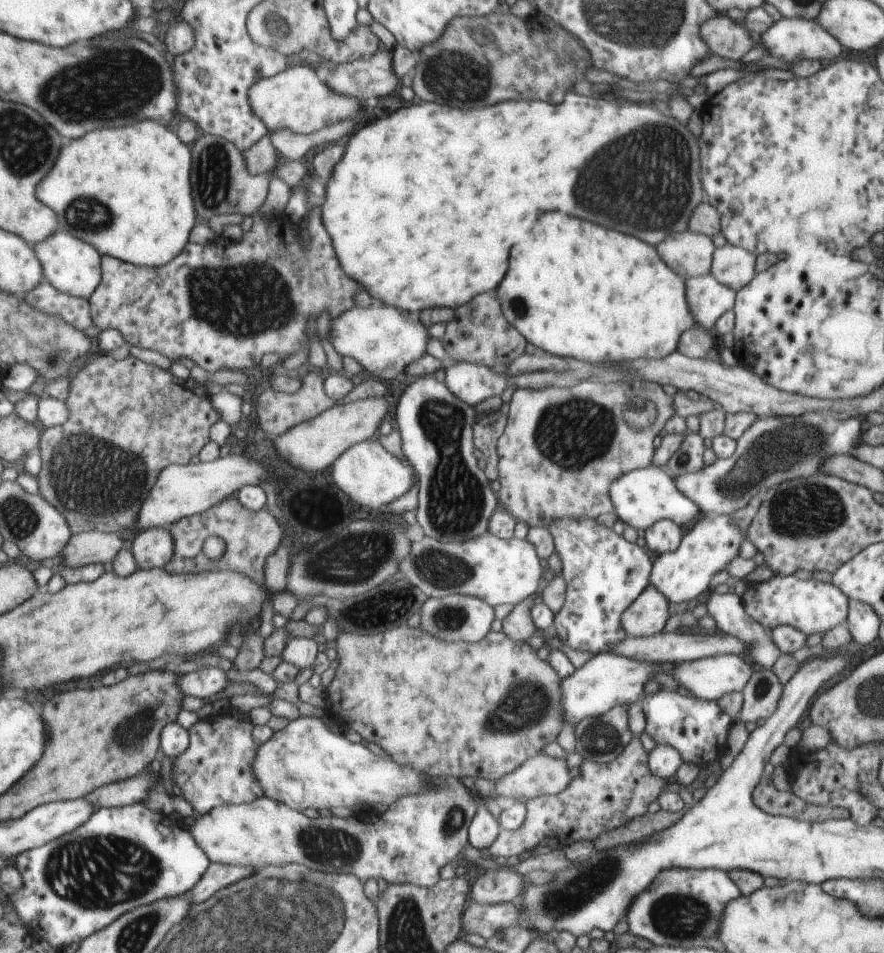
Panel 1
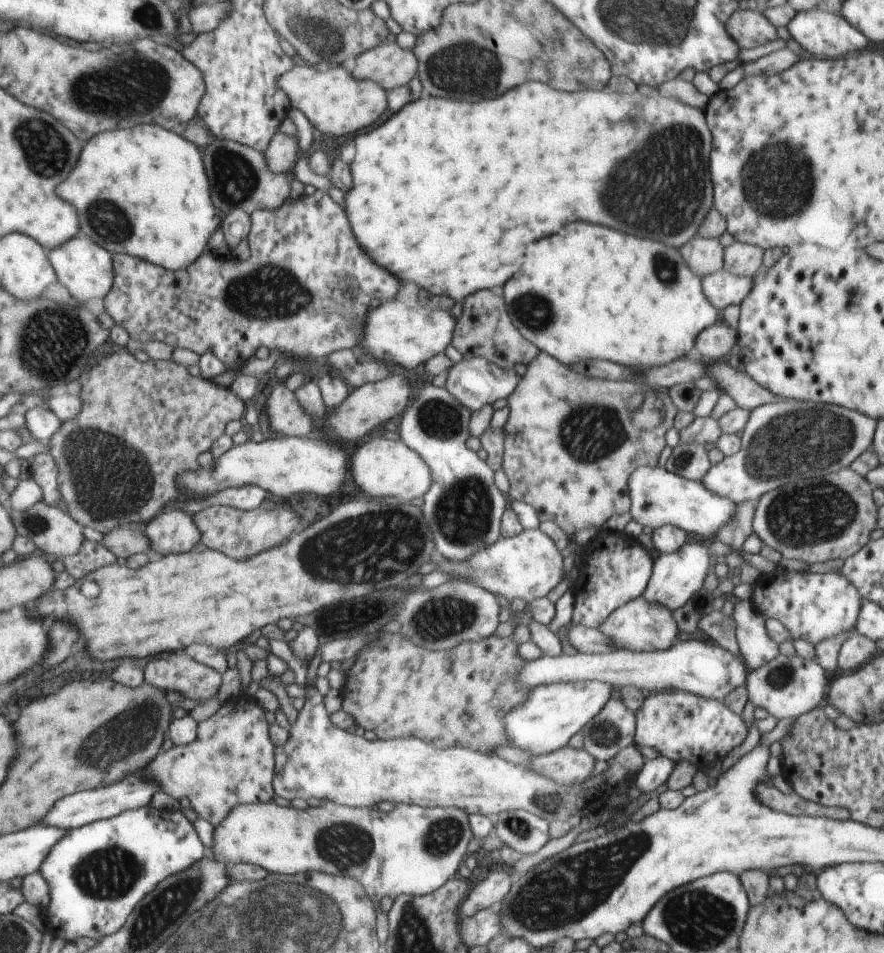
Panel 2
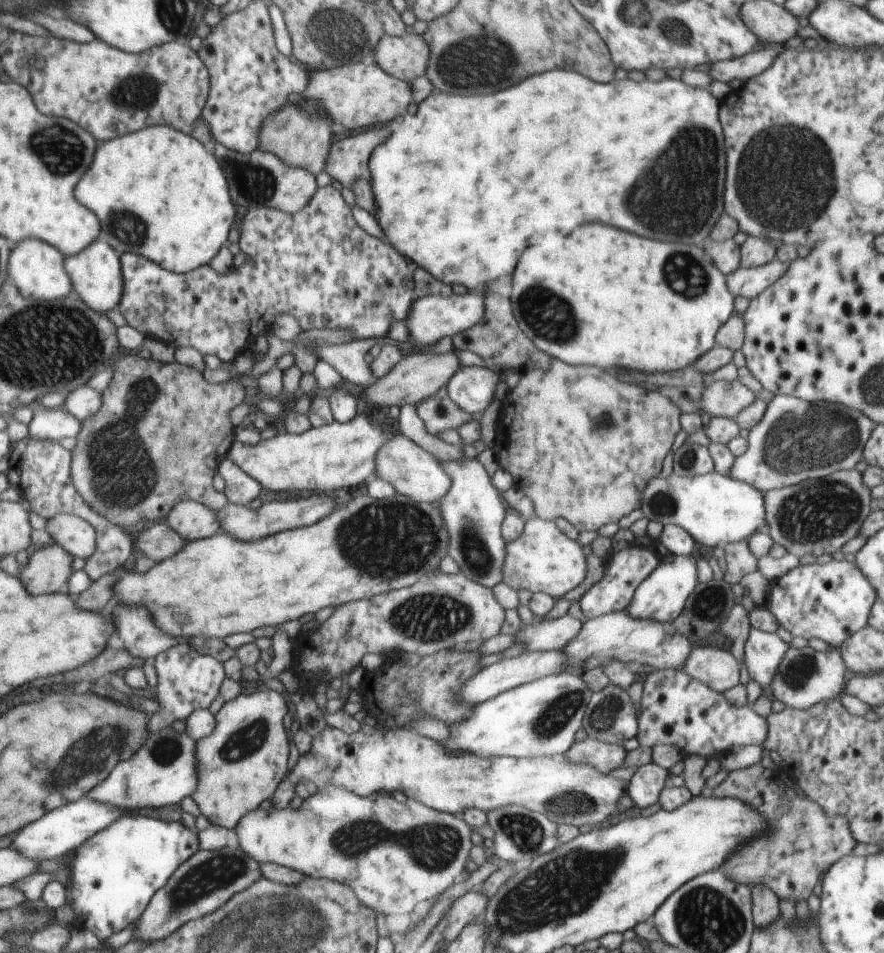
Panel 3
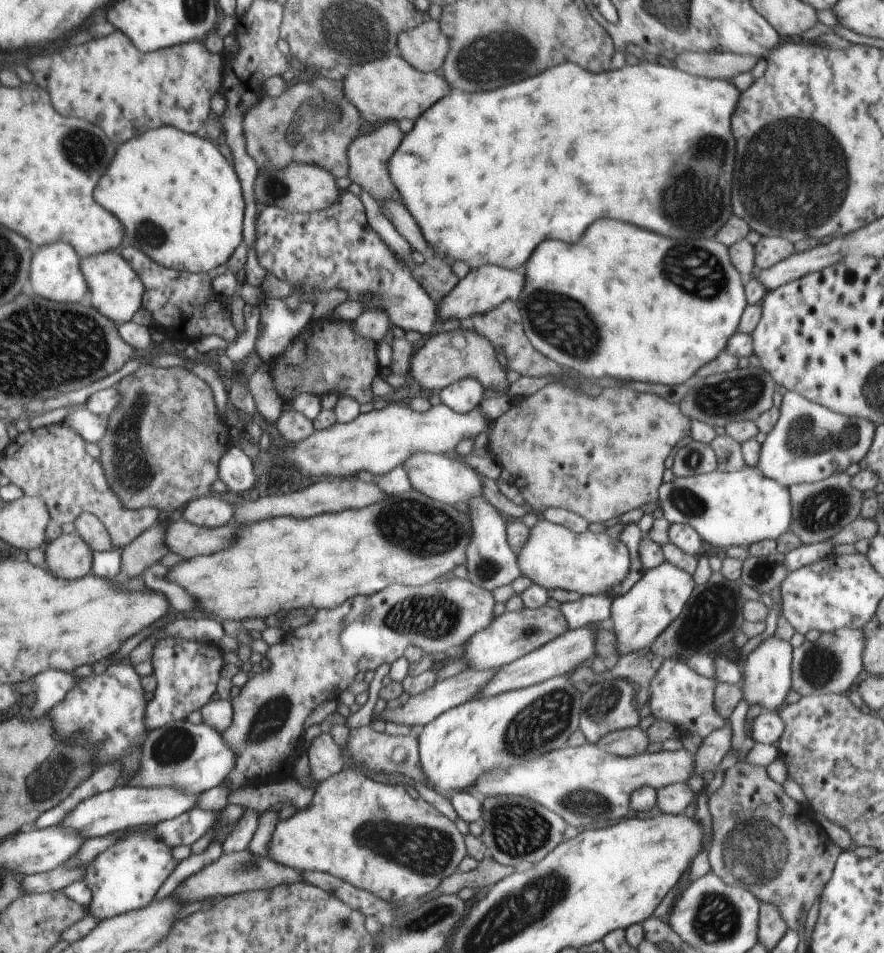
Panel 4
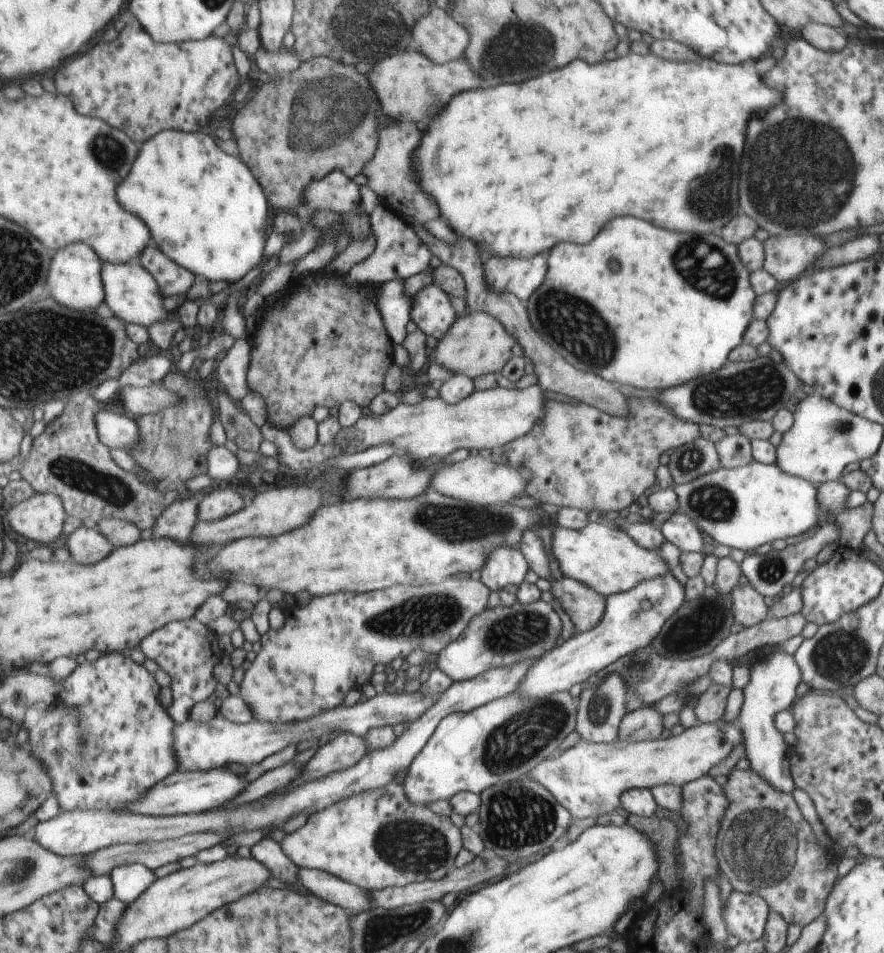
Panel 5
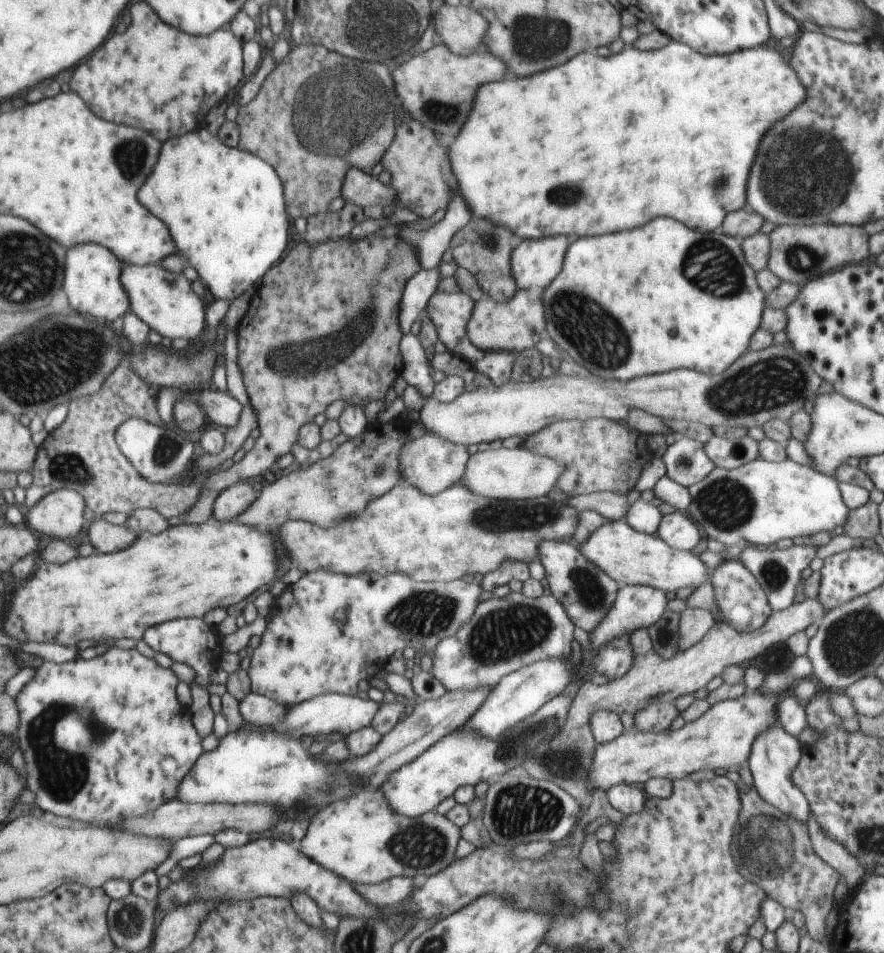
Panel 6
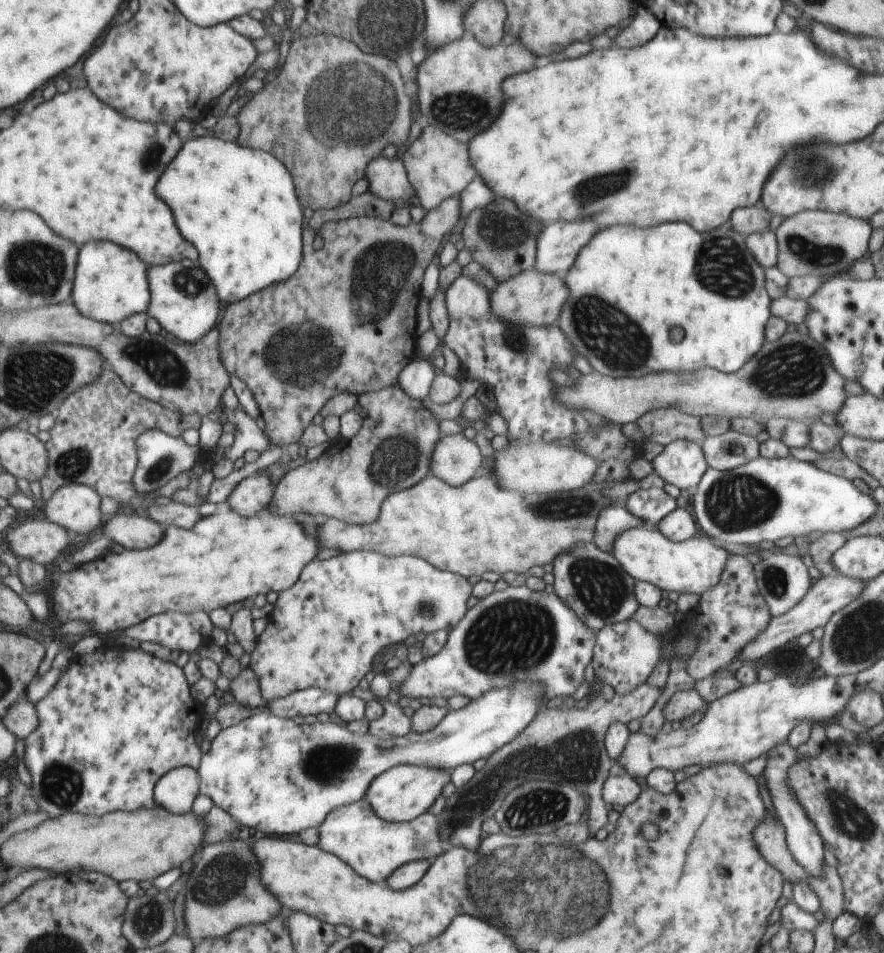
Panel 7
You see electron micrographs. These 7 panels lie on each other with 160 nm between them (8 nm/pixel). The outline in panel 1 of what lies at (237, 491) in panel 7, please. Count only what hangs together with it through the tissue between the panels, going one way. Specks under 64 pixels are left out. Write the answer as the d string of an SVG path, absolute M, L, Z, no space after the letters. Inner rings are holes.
M166 527L143 530L134 538L131 553L137 570L162 569L172 558L172 535Z

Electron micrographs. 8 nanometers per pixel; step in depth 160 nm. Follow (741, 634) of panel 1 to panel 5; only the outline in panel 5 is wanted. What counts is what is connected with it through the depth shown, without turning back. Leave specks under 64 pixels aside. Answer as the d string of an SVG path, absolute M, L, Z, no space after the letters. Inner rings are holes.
M786 651L774 652L755 662L749 668L748 684L743 688L743 705L739 714L739 725L745 737L746 756L757 775L766 779L773 789L793 794L795 783L790 775L789 763L782 733L776 728L774 715L790 709L796 698L796 687L802 673L797 662Z

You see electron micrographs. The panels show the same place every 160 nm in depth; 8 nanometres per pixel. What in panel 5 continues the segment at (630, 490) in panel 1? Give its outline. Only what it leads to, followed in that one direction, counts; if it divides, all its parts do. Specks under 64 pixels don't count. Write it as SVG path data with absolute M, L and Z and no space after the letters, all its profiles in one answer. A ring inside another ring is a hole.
M752 460L748 466L735 469L720 467L717 471L699 476L686 484L673 485L677 494L677 510L691 518L708 538L709 544L724 544L739 548L747 554L758 546L774 540L798 536L816 526L822 518L817 504L817 486L800 477L782 472L778 465L765 465Z

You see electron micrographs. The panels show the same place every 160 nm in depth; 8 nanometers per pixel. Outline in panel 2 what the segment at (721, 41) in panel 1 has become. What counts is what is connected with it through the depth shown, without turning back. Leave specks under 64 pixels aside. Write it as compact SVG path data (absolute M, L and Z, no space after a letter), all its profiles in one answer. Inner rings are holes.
M761 8L756 11L736 9L725 22L725 29L742 50L756 48L778 38L775 26L765 19Z

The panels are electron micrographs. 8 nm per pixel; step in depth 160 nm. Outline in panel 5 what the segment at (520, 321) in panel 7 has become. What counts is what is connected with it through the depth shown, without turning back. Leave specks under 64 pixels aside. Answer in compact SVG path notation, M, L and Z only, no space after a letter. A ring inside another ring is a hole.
M482 311L472 314L467 312L456 318L441 340L437 340L436 347L429 352L428 357L430 362L442 366L450 373L466 375L473 380L484 374L501 372L512 356L510 350L515 343L508 331L493 316Z

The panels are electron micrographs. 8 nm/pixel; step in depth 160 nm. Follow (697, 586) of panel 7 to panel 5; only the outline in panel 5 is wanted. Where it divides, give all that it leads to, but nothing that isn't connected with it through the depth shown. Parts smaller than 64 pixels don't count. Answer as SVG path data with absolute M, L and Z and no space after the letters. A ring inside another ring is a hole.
M603 520L589 522L582 530L567 529L556 527L552 529L552 542L550 546L552 556L558 562L558 568L564 577L581 582L586 586L592 587L603 597L614 593L621 593L630 590L644 579L651 579L658 575L666 574L669 569L664 560L657 552L646 550L638 546L630 535L626 534L625 527L619 523L609 523Z

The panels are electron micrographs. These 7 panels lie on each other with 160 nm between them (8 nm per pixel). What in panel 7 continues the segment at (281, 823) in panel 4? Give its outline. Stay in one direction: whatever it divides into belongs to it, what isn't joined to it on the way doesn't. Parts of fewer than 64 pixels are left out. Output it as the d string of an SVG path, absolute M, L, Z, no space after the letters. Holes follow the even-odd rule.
M356 801L332 810L319 826L318 845L324 852L333 854L343 860L356 874L373 883L384 882L399 866L409 862L428 861L432 864L436 857L444 854L440 836L438 816L426 812L408 822L390 822L380 818L368 802Z

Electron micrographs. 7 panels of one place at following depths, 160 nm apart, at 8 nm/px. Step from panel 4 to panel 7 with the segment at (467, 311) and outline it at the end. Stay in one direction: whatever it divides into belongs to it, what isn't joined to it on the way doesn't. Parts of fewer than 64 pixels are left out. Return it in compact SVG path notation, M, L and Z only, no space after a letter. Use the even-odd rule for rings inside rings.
M593 219L551 222L543 225L536 238L534 268L564 278L579 250L598 232Z

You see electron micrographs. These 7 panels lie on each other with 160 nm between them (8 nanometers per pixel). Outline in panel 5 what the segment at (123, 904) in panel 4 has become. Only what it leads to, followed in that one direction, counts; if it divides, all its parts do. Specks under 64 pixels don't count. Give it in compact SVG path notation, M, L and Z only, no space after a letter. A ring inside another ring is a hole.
M140 863L117 866L108 876L112 881L113 897L127 905L134 902L157 879L152 869Z

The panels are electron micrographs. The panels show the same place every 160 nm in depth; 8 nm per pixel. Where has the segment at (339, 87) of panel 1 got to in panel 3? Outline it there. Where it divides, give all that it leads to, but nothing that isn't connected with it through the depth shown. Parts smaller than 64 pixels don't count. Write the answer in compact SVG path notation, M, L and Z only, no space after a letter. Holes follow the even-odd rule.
M404 33L399 37L384 35L373 48L373 55L386 74L408 83L425 75L431 53L421 35Z

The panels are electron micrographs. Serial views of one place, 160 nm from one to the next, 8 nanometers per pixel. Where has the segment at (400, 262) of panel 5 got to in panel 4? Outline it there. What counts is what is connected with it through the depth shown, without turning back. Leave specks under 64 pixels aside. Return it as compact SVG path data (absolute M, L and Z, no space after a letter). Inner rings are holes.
M360 191L359 197L364 205L369 225L383 238L389 249L392 249L399 259L408 264L411 252L414 250L382 214L381 204L375 201L366 191ZM266 298L258 307L260 310L259 334L255 341L255 350L262 362L272 364L274 360L283 355L296 339L310 324L312 304L300 300L298 312L292 313L286 308L283 298Z

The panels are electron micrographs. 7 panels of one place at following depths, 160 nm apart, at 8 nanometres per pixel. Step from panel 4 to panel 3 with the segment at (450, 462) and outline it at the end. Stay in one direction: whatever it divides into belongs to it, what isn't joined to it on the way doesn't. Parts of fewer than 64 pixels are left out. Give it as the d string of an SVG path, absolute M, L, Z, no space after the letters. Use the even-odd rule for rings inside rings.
M402 433L390 437L376 451L374 477L391 484L396 493L412 501L425 503L433 503L442 498L448 492L451 483L449 476L439 465L439 460Z

